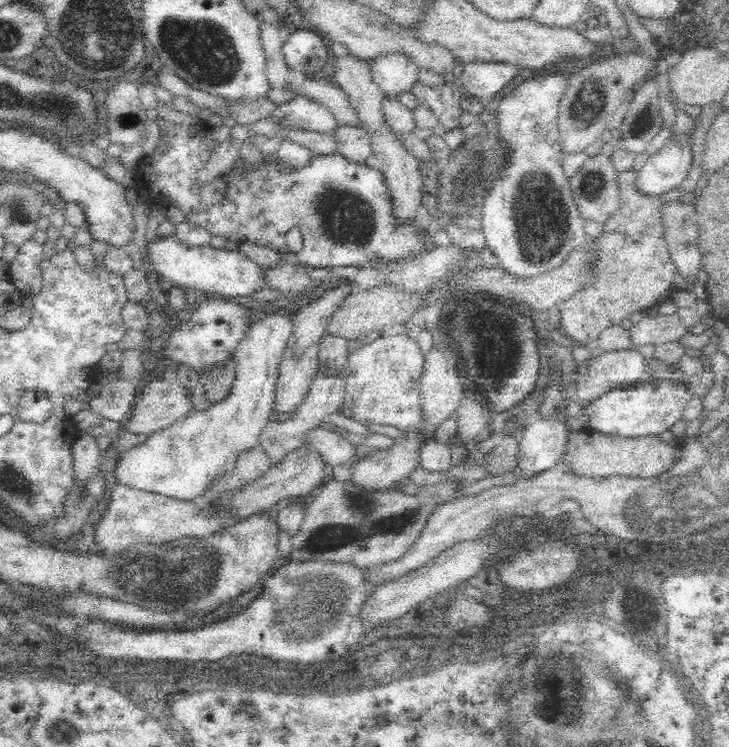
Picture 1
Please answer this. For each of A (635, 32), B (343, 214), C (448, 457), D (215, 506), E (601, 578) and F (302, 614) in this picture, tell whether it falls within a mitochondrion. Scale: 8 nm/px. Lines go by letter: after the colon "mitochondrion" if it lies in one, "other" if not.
A: other
B: mitochondrion
C: other
D: other
E: mitochondrion
F: mitochondrion

